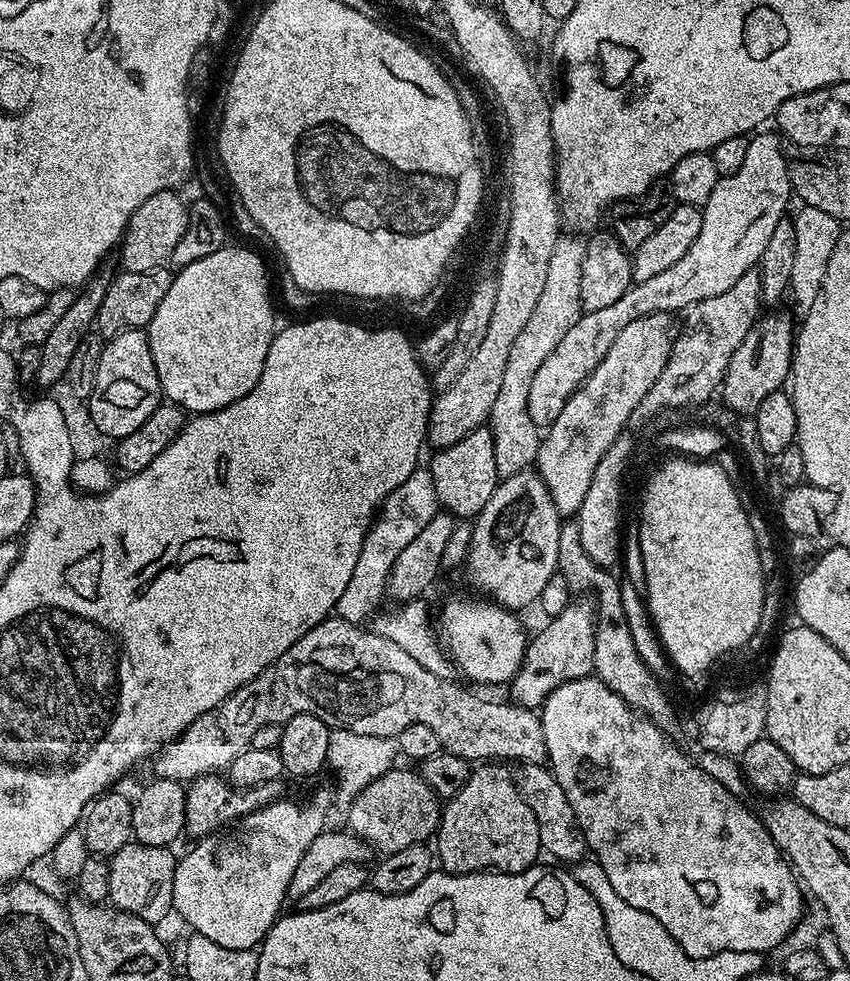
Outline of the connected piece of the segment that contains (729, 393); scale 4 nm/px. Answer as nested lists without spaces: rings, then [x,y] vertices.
[[[768,310],[757,319],[752,325],[752,329],[746,334],[746,338],[742,342],[742,346],[738,346],[738,350],[734,350],[734,354],[730,358],[730,366],[724,375],[722,385],[722,396],[724,392],[724,400],[736,412],[744,412],[740,414],[755,413],[756,407],[762,402],[762,398],[768,397],[770,394],[781,391],[785,387],[786,381],[789,379],[792,371],[792,350],[796,343],[797,329],[792,328],[792,320],[784,312],[776,312],[780,310]]]

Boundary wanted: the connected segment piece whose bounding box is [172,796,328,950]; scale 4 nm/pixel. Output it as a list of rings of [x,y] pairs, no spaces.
[[[320,796],[314,797],[309,804],[281,798],[265,804],[263,808],[258,808],[247,816],[239,817],[232,826],[236,828],[229,827],[225,836],[209,834],[193,843],[196,845],[176,862],[172,895],[175,915],[180,915],[192,927],[191,931],[195,935],[210,938],[210,942],[218,946],[226,946],[230,950],[255,949],[281,915],[280,907],[288,896],[294,870],[306,853],[306,848],[314,838],[318,838],[320,832],[325,831],[324,815],[327,812],[328,808]]]

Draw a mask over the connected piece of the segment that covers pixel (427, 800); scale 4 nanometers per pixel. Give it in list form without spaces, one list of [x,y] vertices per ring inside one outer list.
[[[393,766],[388,771],[383,772],[370,786],[366,786],[366,790],[358,793],[356,799],[351,801],[347,808],[347,827],[354,835],[359,836],[365,842],[371,842],[373,845],[375,845],[374,843],[385,844],[385,849],[388,852],[397,852],[411,844],[427,841],[435,833],[436,829],[440,827],[442,800],[436,795],[436,791],[422,779],[419,771],[412,769],[411,772],[408,768]]]

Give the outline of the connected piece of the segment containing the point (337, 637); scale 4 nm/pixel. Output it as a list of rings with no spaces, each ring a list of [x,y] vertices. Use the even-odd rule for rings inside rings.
[[[329,618],[322,621],[318,626],[314,626],[302,638],[298,638],[298,642],[294,642],[294,646],[290,646],[290,650],[286,650],[286,654],[282,654],[270,666],[266,666],[266,670],[262,670],[262,674],[258,674],[248,684],[244,684],[232,695],[226,697],[217,708],[212,708],[206,714],[202,714],[196,719],[193,724],[177,736],[170,744],[165,744],[160,749],[158,755],[151,761],[152,776],[158,780],[179,780],[181,782],[191,782],[199,776],[217,773],[219,770],[227,769],[228,765],[234,762],[234,758],[238,758],[238,754],[242,754],[252,743],[254,733],[261,726],[267,724],[279,724],[283,726],[290,718],[294,718],[294,714],[314,714],[318,718],[322,718],[322,722],[326,722],[329,728],[335,730],[350,730],[356,734],[370,734],[371,736],[387,736],[395,738],[402,730],[406,730],[406,726],[414,726],[414,722],[422,722],[422,726],[430,726],[430,730],[434,730],[434,734],[438,734],[438,742],[441,749],[450,753],[453,758],[460,756],[464,760],[476,760],[472,762],[513,762],[512,760],[520,760],[524,764],[548,764],[548,751],[546,750],[546,734],[542,730],[542,722],[540,721],[539,711],[531,708],[524,708],[522,705],[515,702],[507,702],[508,704],[495,704],[492,700],[479,700],[472,692],[467,692],[460,684],[455,684],[455,679],[445,678],[438,674],[430,674],[430,670],[426,670],[426,666],[414,662],[414,658],[410,658],[410,654],[406,654],[406,650],[402,650],[402,646],[398,646],[398,642],[394,642],[390,638],[386,638],[379,631],[363,632],[365,629],[359,624],[351,624],[342,618]]]

